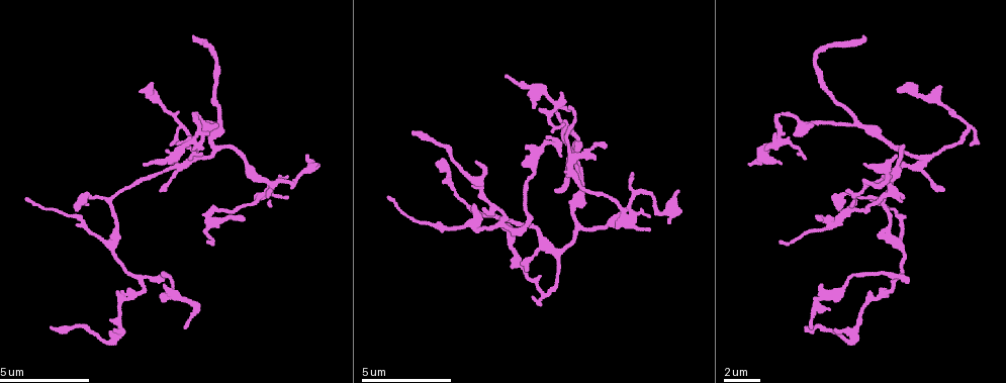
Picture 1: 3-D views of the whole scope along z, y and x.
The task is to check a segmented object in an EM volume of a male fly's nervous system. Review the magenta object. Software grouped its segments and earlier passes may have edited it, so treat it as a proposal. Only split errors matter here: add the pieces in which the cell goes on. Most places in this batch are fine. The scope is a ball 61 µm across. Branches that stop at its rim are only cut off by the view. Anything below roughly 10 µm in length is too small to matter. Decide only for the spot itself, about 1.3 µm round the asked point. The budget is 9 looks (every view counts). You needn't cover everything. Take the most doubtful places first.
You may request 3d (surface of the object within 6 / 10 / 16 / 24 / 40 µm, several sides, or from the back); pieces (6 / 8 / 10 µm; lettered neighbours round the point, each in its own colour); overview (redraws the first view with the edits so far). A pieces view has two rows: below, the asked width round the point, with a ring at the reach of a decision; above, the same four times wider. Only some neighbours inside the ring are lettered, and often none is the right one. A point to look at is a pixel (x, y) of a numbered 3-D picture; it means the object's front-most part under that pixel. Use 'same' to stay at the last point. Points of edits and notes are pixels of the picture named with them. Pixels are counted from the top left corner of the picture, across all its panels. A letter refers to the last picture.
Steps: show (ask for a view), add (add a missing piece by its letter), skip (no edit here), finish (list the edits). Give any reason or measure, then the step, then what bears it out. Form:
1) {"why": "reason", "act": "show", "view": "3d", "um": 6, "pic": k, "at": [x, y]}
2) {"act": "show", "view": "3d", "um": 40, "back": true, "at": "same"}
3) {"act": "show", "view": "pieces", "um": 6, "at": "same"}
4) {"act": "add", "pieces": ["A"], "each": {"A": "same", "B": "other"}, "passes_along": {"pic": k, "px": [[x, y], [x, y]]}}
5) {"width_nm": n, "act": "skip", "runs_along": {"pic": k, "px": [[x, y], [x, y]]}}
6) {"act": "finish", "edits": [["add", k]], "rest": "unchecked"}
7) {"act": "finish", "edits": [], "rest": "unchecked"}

{"why": "free end", "act": "show", "view": "3d", "um": 6, "pic": 1, "at": [140, 89]}

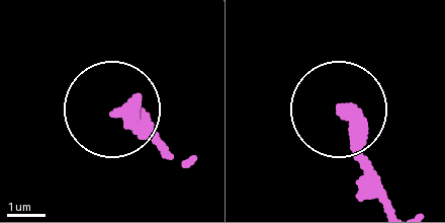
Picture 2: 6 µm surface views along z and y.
{"act": "show", "view": "pieces", "um": 6, "pic": 2, "at": [343, 108]}

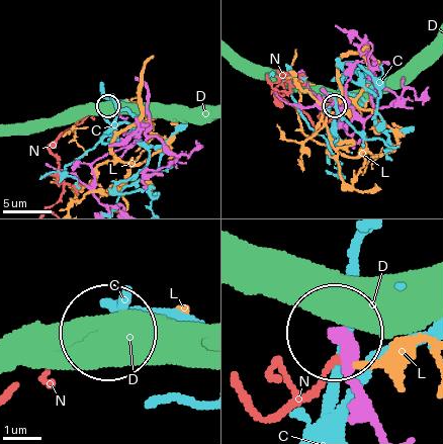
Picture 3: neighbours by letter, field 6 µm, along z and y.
{"act": "skip", "each": {"C": "other", "D": "other", "L": "other", "N": "other"}, "runs_along": {"pic": 3, "px": [[376, 422], [338, 339]]}, "found": "no lettered piece goes on from it"}

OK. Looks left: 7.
{"why": "branch stops here", "act": "show", "view": "pieces", "um": 10, "pic": 1, "at": [197, 40]}

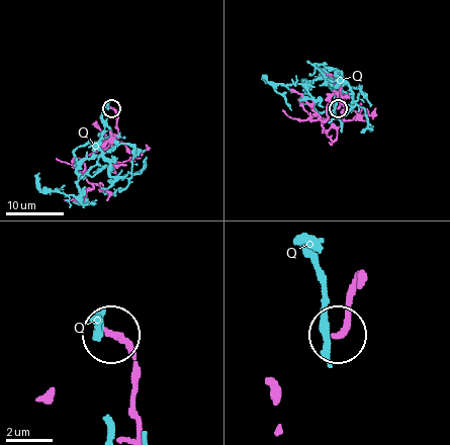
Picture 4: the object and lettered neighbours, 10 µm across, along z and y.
{"width_nm": 250, "act": "skip", "each": {"Q": "other"}, "runs_along": {"pic": 4, "px": [[359, 285], [359, 274], [338, 334]]}, "found": "none of them fits"}

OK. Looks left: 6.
{"why": "branch stops here", "act": "show", "view": "pieces", "um": 10, "pic": 1, "at": [56, 330]}

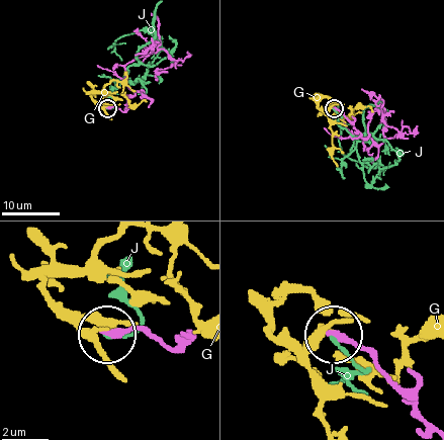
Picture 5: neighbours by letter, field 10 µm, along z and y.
{"width_nm": 260, "act": "skip", "each": {"G": "other", "J": "other"}, "runs_along": {"pic": 5, "px": [[177, 339], [165, 343], [130, 328], [109, 331]]}, "found": "no lettered piece goes on from it"}

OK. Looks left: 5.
{"why": "free end", "act": "show", "view": "3d", "um": 10, "pic": 1, "at": [165, 189]}

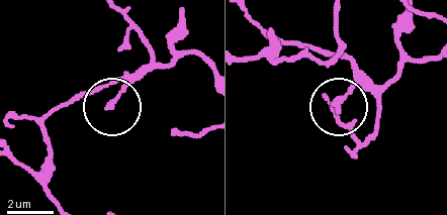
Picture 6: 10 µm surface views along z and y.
{"act": "show", "view": "pieces", "um": 6, "pic": 6, "at": [338, 109]}

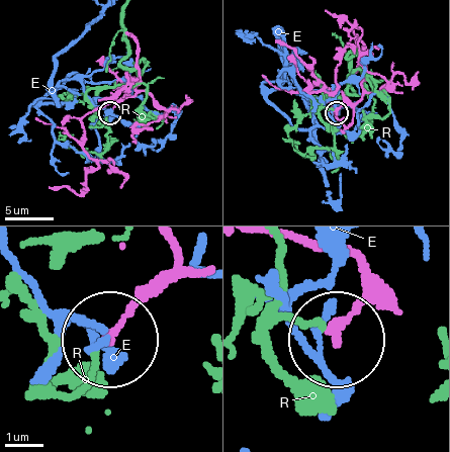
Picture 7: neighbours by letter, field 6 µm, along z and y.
{"width_nm": 230, "act": "skip", "each": {"E": "other", "R": "other"}, "found": "none of them fits"}

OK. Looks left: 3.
{"act": "finish", "edits": [], "rest": "unchecked"}

